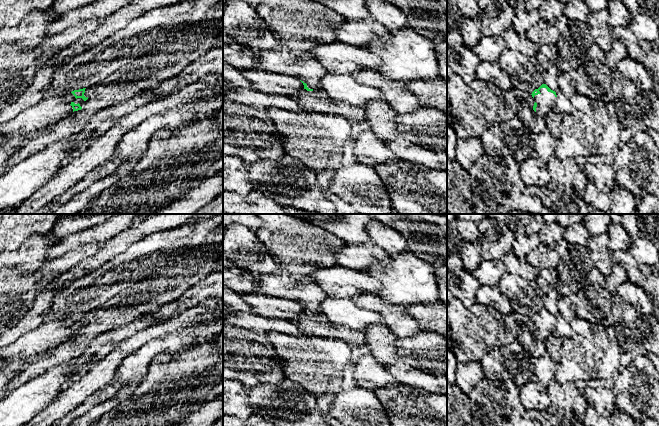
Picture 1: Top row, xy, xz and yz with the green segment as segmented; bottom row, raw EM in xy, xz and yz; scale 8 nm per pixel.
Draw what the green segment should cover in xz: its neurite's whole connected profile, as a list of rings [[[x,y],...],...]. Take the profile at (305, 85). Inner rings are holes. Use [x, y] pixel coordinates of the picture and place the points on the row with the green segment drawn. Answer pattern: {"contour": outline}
{"contour": [[[243,68],[239,70],[254,85],[255,90],[264,93],[293,96],[303,89],[313,91],[313,89],[307,87],[306,83],[289,75],[264,71],[259,68]]]}

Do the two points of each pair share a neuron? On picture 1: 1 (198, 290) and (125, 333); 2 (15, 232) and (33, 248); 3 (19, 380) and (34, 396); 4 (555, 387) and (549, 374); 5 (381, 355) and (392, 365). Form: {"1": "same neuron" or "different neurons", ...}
{"1": "different neurons", "2": "different neurons", "3": "different neurons", "4": "different neurons", "5": "different neurons"}

